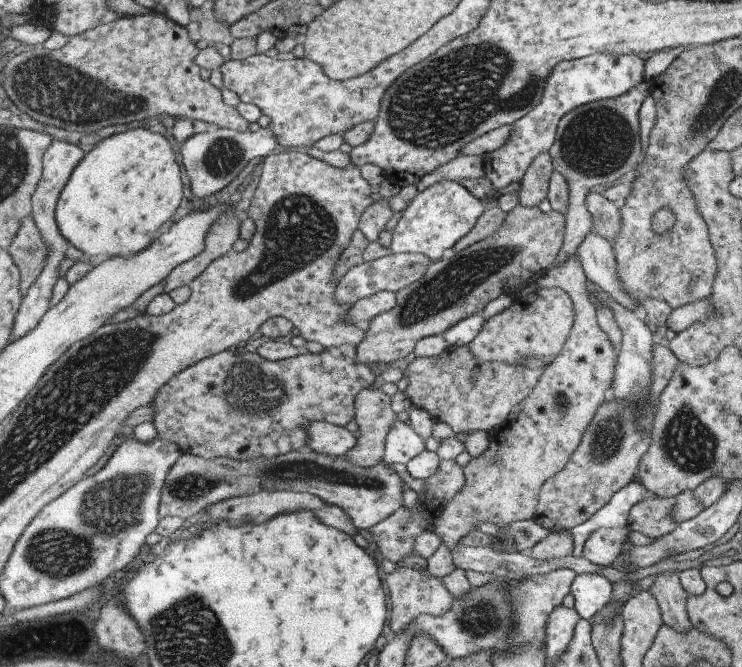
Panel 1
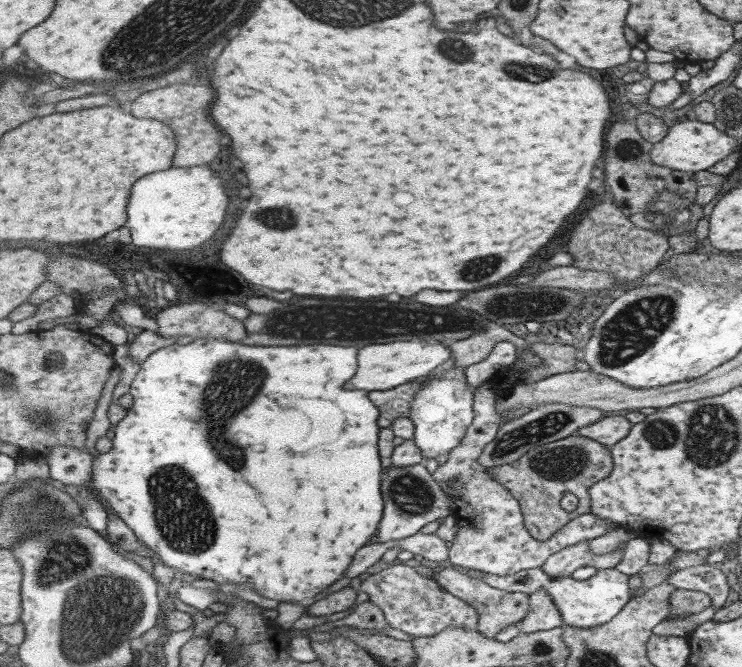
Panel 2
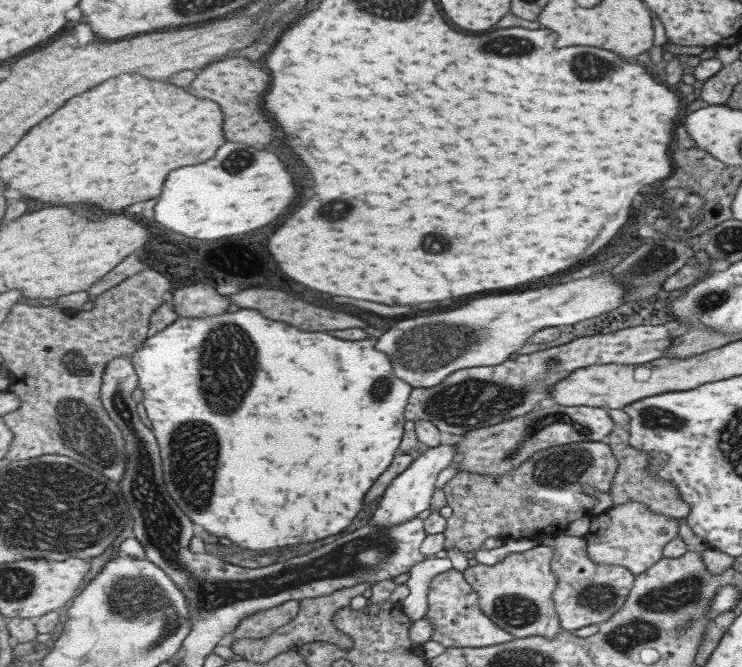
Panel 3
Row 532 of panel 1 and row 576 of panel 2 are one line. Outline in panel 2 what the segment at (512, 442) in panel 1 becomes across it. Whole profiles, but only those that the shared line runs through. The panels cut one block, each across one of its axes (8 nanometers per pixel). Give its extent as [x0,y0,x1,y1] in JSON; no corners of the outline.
[435,565,531,639]

